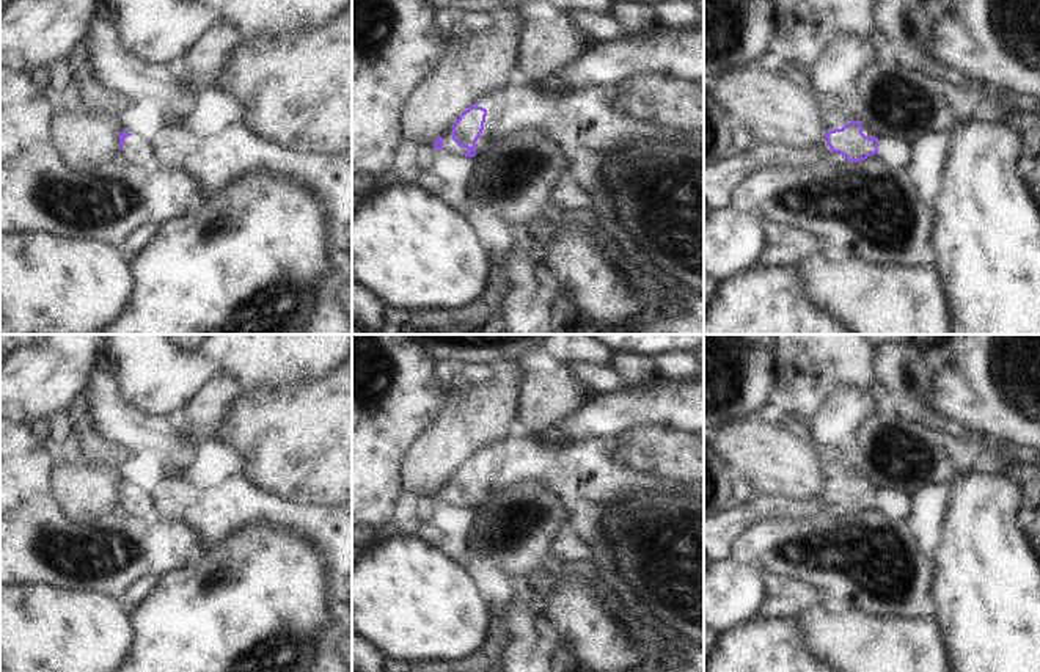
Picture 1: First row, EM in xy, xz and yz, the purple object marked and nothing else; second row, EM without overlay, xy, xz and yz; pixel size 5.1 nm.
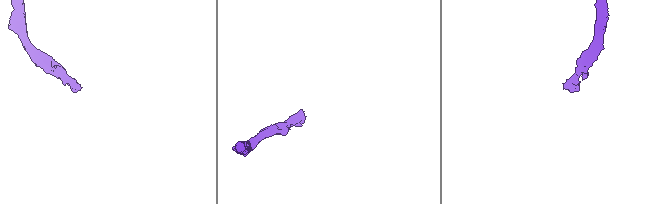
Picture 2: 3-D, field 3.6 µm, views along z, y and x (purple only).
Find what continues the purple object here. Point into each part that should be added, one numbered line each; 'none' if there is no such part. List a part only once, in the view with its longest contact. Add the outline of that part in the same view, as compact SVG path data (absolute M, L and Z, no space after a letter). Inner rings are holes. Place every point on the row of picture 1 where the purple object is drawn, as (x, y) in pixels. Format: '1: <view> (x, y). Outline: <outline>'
1: xy (135, 151). Outline: M130 135L124 138L121 149L126 163L135 166L149 166L152 157L152 148L149 141L143 141L141 138Z

